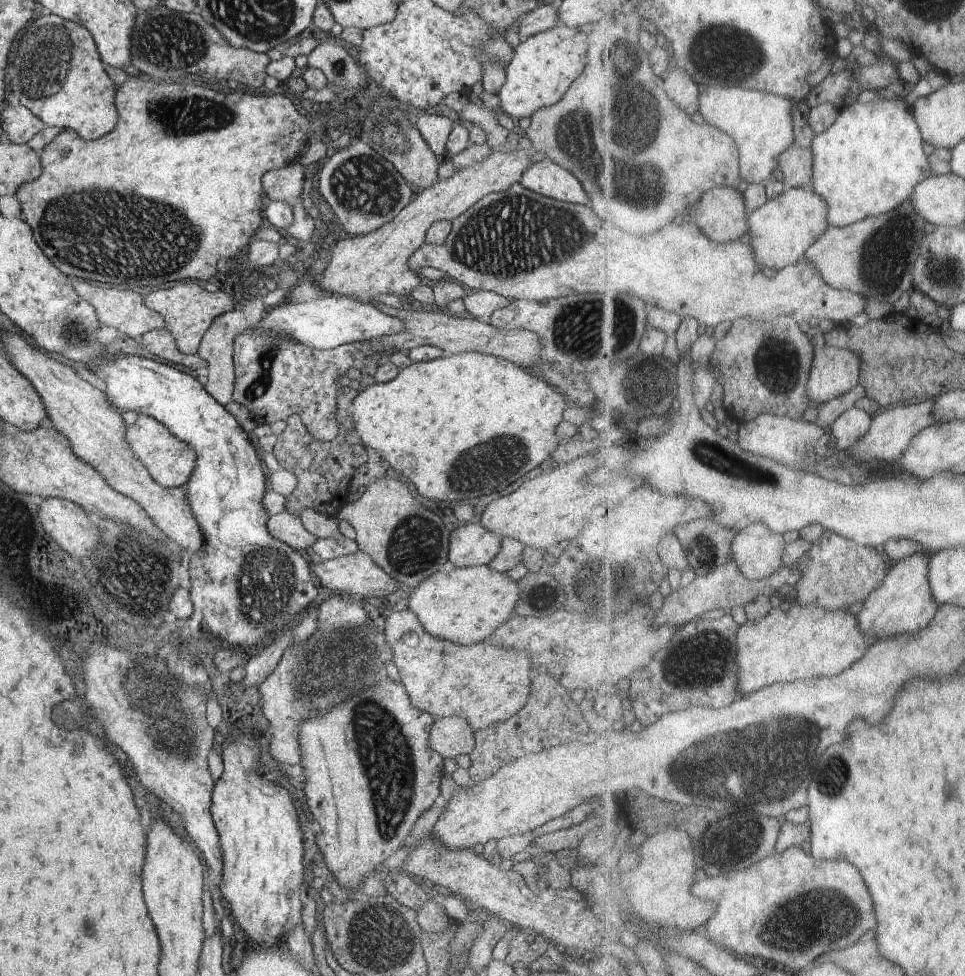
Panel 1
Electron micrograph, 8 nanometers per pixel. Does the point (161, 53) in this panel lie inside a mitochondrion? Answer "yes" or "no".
yes

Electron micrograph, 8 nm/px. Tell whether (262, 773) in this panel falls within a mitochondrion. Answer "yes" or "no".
no

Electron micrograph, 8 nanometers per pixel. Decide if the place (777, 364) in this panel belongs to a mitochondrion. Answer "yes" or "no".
yes

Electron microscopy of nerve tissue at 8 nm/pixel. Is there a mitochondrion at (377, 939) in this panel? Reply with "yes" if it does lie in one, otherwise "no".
yes

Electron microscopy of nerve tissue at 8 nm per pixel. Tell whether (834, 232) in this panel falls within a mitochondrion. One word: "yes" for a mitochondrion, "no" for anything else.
no

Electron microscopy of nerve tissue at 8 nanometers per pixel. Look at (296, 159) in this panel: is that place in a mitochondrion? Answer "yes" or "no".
no

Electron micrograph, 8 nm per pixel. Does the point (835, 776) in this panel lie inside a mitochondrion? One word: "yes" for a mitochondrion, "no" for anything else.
yes

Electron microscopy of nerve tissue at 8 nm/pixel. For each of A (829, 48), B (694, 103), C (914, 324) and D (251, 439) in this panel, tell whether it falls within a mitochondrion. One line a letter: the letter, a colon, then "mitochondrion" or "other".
A: other
B: other
C: other
D: other

